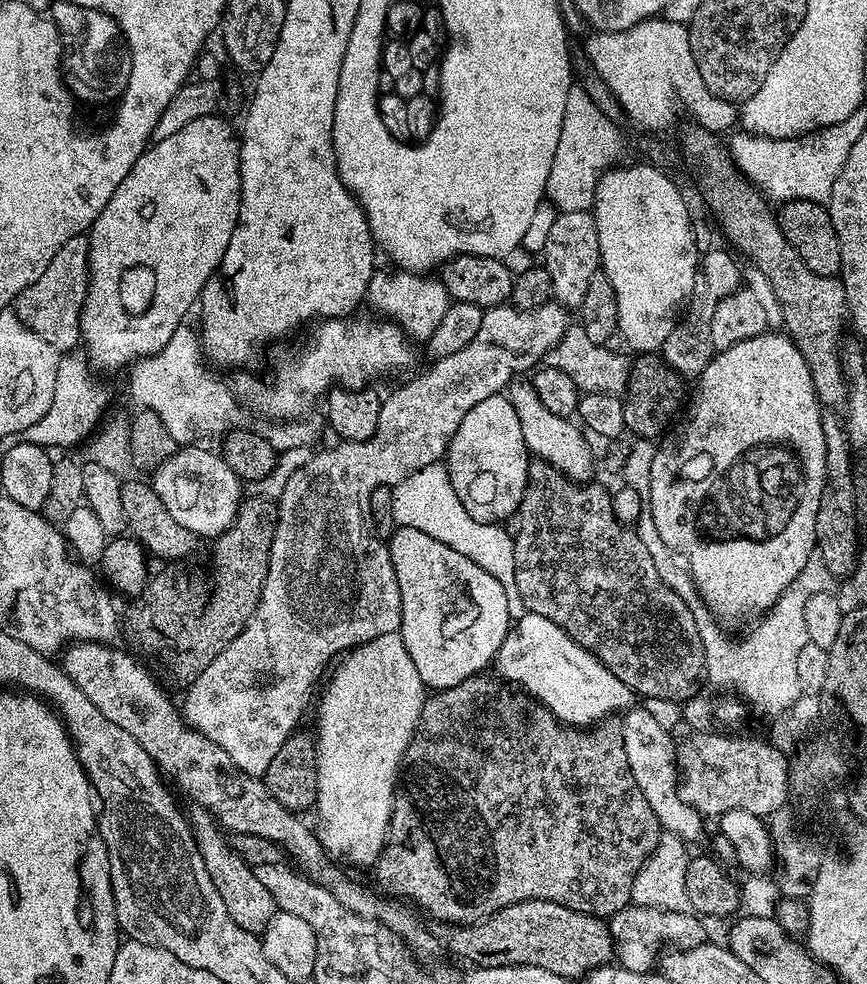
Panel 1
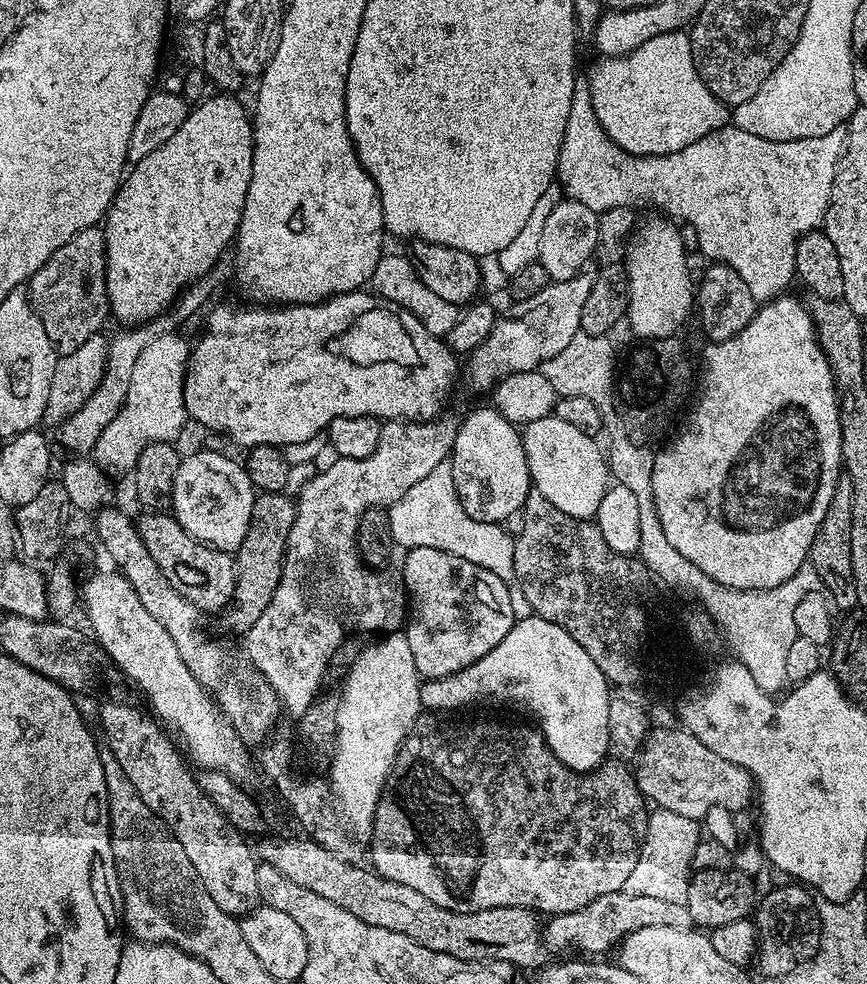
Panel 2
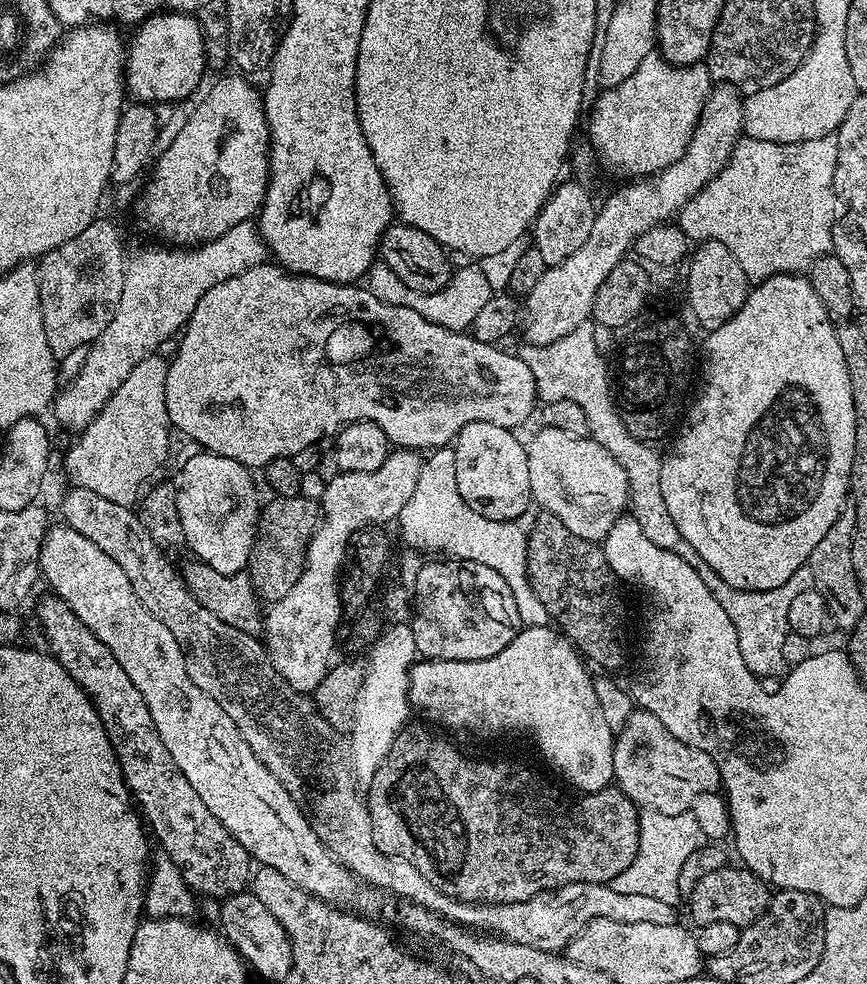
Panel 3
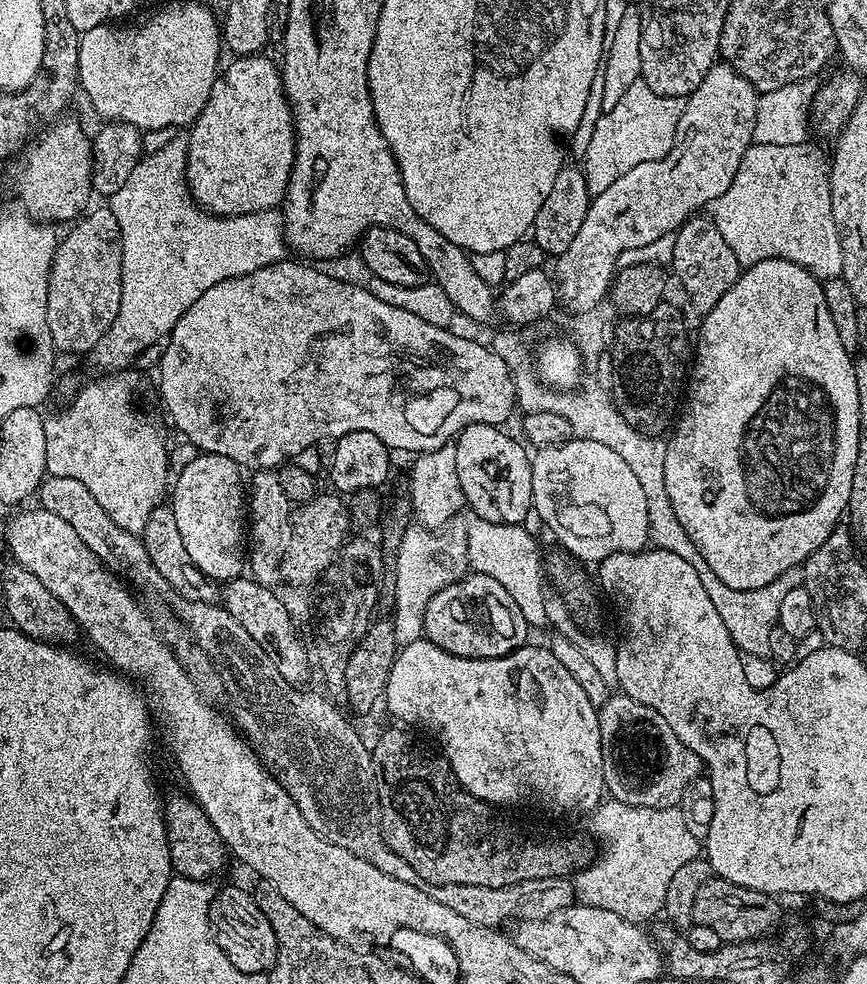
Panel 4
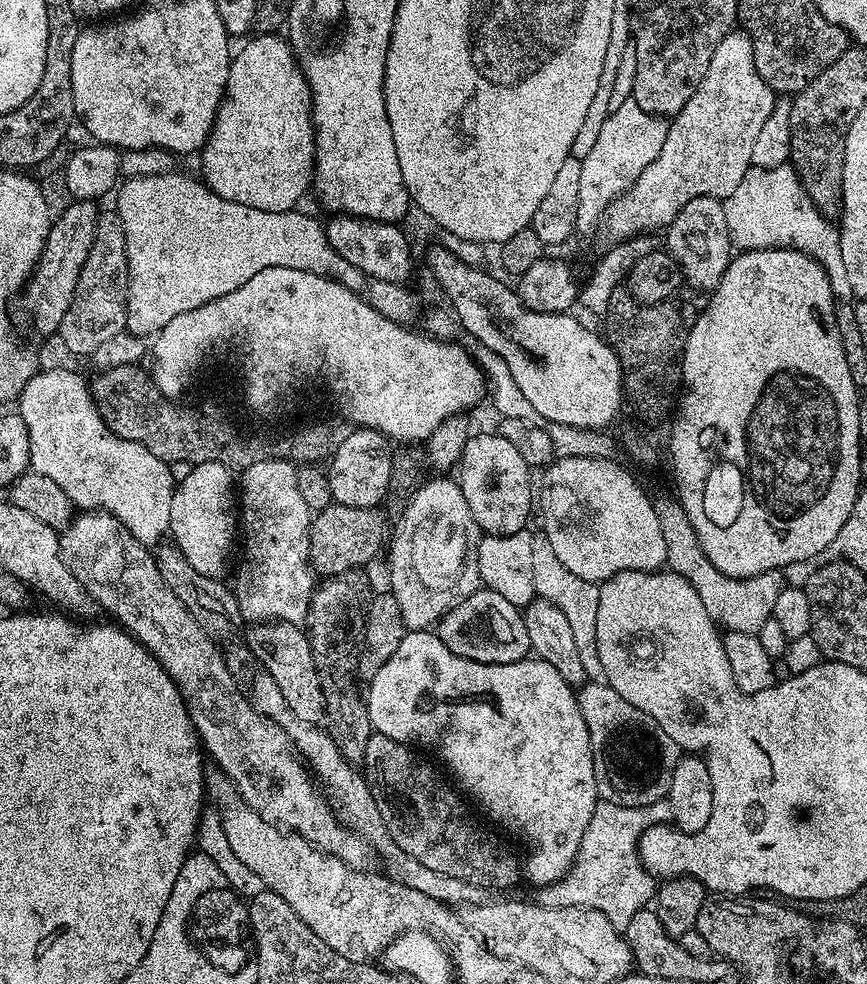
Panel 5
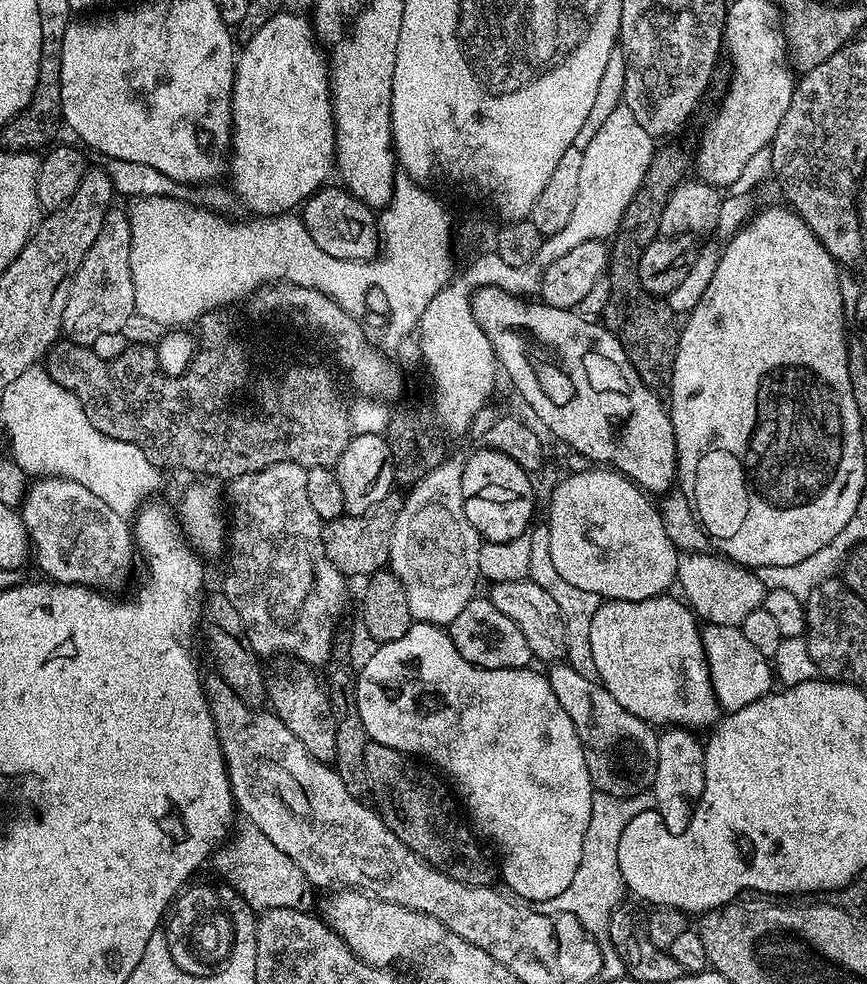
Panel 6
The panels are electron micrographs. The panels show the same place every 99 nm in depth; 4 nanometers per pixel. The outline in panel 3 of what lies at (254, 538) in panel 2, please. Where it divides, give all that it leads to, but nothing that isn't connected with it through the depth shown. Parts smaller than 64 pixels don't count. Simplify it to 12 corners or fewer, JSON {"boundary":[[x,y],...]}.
{"boundary":[[317,501],[260,509],[247,571],[261,601],[286,598],[304,569]]}

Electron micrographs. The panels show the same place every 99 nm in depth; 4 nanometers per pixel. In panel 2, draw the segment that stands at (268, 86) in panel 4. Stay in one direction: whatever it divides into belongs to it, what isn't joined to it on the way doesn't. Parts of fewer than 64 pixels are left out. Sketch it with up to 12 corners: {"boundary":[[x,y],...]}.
{"boundary":[[212,94],[102,221],[113,317],[143,326],[221,263],[252,121]]}

